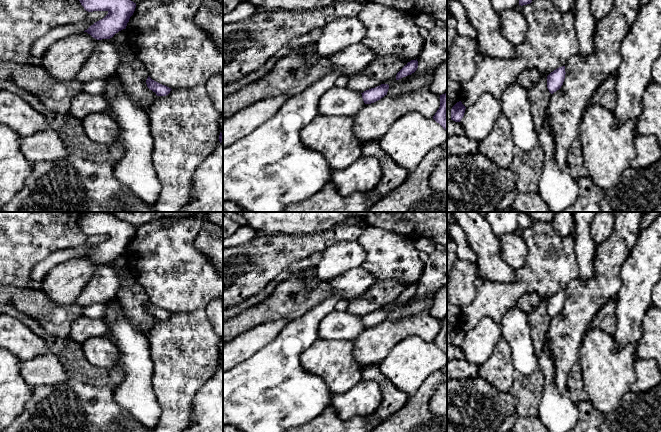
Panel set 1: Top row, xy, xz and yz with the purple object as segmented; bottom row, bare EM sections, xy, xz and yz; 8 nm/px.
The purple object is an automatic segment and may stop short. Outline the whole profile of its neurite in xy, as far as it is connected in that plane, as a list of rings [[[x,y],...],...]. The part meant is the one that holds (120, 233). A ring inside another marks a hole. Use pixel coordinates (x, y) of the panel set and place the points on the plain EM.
[[[83,212],[79,225],[88,236],[108,236],[103,243],[84,255],[97,264],[110,263],[119,255],[126,253],[136,232],[136,227],[107,212]]]

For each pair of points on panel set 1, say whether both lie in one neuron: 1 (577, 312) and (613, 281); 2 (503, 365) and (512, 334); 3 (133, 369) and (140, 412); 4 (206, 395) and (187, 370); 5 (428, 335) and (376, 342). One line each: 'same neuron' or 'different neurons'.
1: same neuron
2: different neurons
3: same neuron
4: different neurons
5: same neuron

